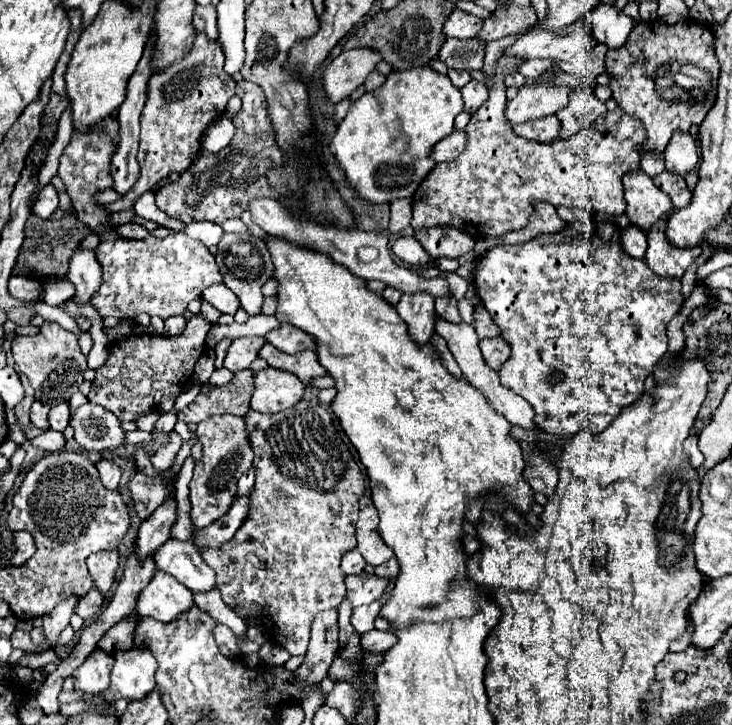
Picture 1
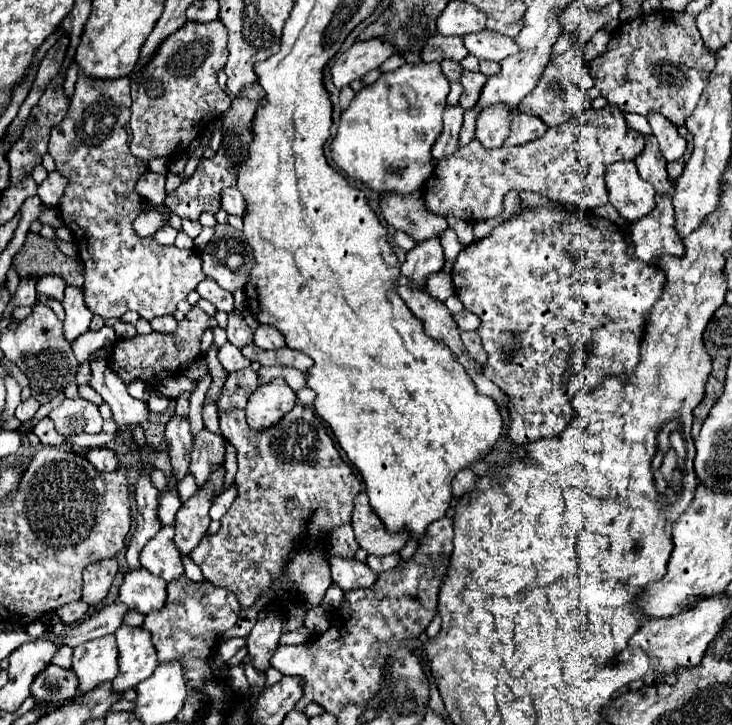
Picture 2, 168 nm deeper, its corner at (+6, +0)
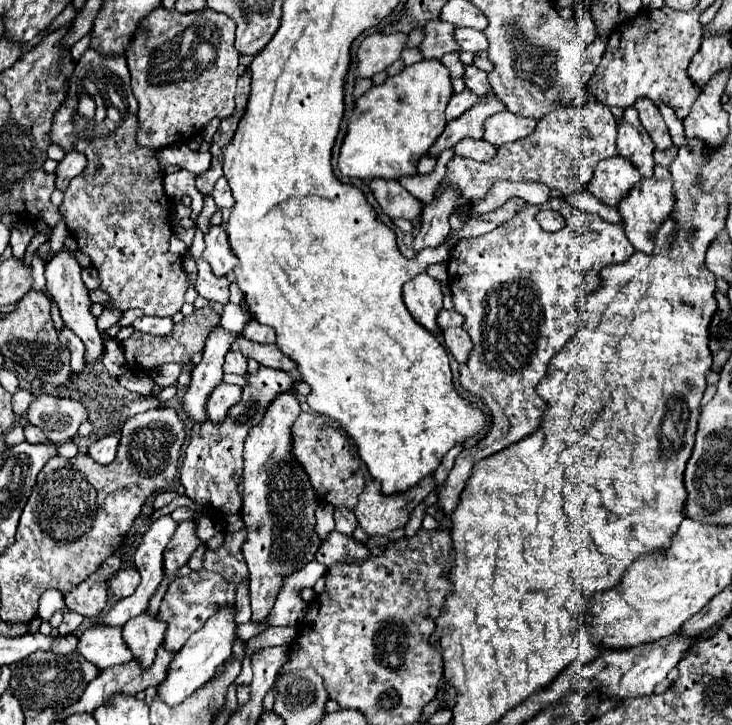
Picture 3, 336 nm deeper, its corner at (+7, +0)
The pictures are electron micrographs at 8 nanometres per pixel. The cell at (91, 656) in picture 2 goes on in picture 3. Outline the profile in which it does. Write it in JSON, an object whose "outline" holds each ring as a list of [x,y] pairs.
{"outline":[[[97,624],[85,630],[79,638],[77,650],[99,670],[105,670],[107,666],[125,664],[133,658],[129,646],[121,638],[121,628],[107,624]]]}

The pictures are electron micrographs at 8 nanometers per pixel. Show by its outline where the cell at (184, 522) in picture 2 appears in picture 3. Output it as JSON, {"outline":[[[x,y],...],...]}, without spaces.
{"outline":[[[193,520],[181,522],[171,538],[171,542],[165,548],[163,554],[163,570],[165,578],[173,580],[177,570],[189,562],[191,554],[195,552],[195,546],[199,546],[199,538],[195,536],[195,524]]]}

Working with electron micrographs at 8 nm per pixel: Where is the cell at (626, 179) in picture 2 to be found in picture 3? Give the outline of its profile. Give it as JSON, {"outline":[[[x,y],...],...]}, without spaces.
{"outline":[[[613,156],[597,164],[595,174],[589,182],[589,192],[599,198],[607,206],[617,206],[619,198],[639,182],[639,172],[627,158],[623,156]]]}

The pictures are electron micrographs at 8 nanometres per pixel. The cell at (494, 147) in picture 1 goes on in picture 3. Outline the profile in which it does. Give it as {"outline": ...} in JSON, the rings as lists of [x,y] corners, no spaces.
{"outline":[[[595,100],[579,108],[557,108],[539,120],[531,136],[519,142],[503,144],[491,162],[475,162],[459,156],[451,158],[443,184],[455,184],[461,188],[461,198],[457,206],[469,206],[475,200],[485,198],[491,186],[499,180],[543,182],[547,188],[557,188],[565,196],[569,196],[579,188],[587,188],[587,182],[593,178],[593,170],[601,160],[617,154],[615,122],[617,120],[611,110]]]}

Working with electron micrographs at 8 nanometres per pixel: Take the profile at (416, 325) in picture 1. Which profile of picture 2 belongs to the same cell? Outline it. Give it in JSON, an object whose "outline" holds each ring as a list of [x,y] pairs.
{"outline":[[[432,238],[428,242],[416,244],[408,254],[406,262],[402,264],[402,274],[410,280],[408,286],[412,290],[422,290],[426,286],[426,280],[430,274],[440,272],[444,266],[444,252],[440,246],[440,240]]]}

